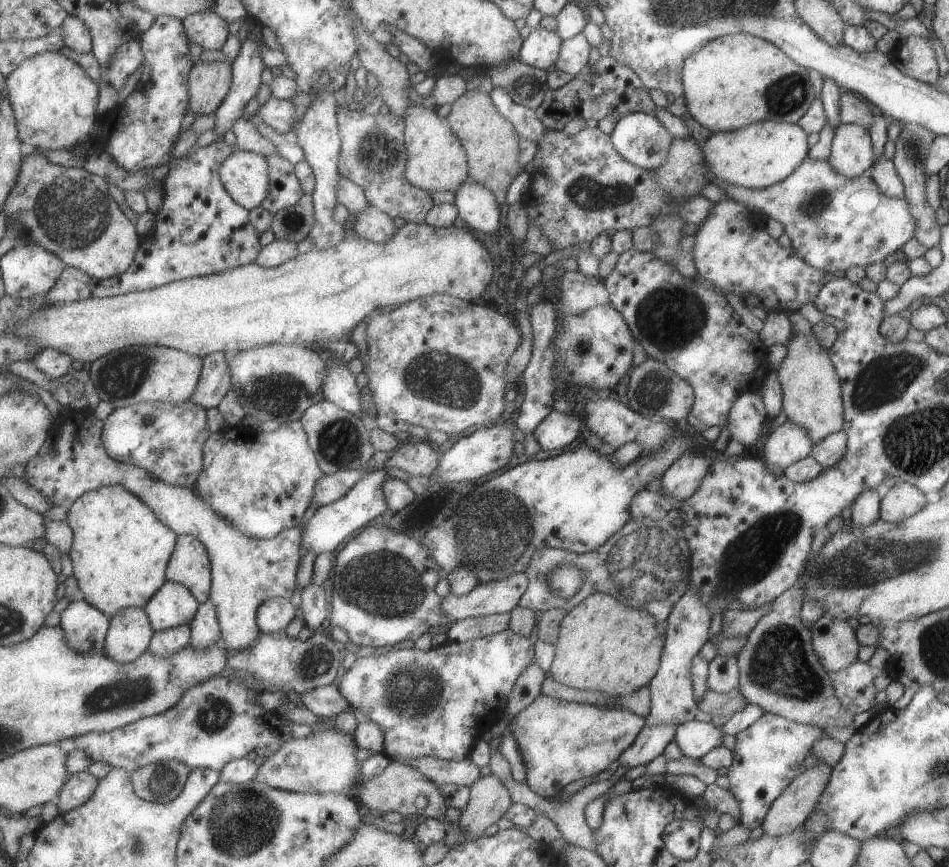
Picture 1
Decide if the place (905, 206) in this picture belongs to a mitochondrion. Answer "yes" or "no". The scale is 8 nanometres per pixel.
no

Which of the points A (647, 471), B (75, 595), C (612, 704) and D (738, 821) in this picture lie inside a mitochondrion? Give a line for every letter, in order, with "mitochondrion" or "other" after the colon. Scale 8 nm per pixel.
A: other
B: other
C: other
D: other

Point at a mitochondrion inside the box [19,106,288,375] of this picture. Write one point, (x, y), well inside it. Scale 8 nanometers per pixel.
(72, 213)

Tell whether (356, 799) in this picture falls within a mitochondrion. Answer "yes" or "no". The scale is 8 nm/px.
no

